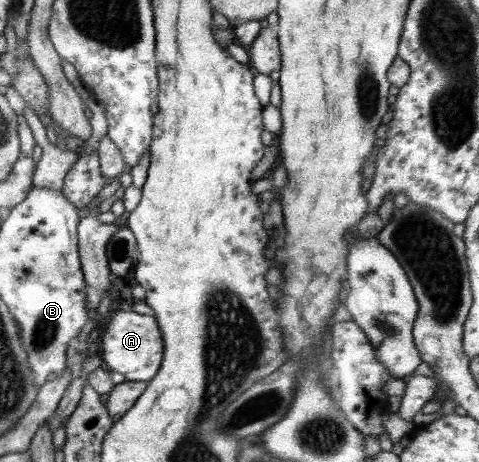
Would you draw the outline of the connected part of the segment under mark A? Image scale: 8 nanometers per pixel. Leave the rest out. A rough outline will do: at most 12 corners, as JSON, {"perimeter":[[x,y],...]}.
{"perimeter":[[118,310],[98,353],[108,371],[147,383],[162,365],[156,318]]}

